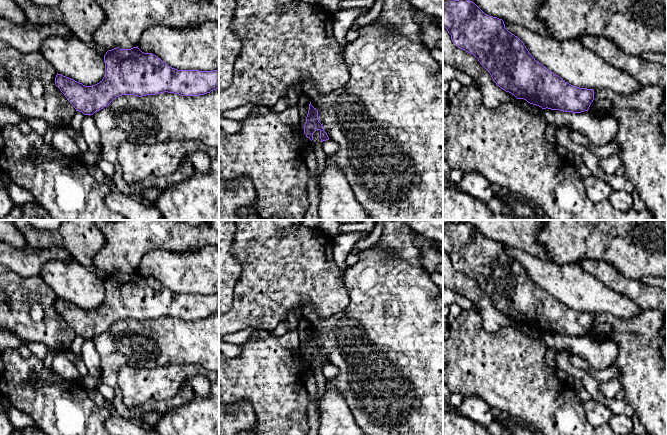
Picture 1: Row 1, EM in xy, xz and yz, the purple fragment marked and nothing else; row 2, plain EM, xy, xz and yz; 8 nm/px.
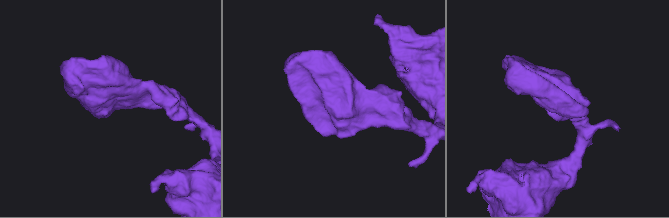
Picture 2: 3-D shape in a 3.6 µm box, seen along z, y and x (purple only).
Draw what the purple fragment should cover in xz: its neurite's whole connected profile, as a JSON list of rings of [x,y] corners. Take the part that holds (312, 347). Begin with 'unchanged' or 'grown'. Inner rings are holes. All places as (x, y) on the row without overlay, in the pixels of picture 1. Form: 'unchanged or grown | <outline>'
unchanged | [[[309,328],[309,334],[304,349],[304,358],[311,365],[313,364],[313,357],[319,354],[321,366],[329,364],[327,357],[324,355],[322,348],[318,344],[318,334]]]

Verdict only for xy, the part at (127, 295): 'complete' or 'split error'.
complete

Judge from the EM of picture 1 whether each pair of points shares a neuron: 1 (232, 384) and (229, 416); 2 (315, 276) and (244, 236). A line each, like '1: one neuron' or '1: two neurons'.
1: two neurons
2: one neuron

